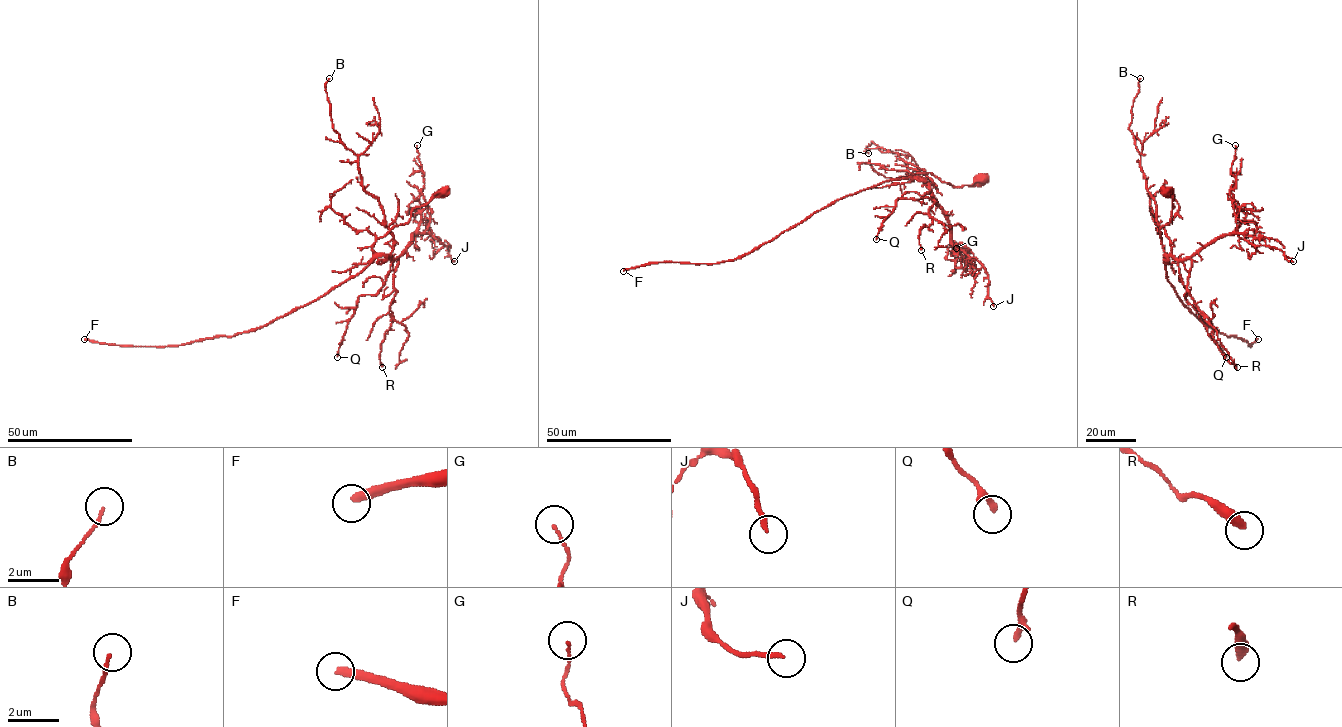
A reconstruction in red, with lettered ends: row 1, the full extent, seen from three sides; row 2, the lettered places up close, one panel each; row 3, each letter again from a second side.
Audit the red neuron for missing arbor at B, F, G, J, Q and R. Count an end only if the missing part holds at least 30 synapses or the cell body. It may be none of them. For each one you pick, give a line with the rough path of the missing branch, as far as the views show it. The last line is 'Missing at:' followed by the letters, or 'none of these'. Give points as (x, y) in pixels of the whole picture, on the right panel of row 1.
F: Course of what is missing: (1258, 339), (1268, 334), (1274, 319), (1270, 307), (1274, 269), (1266, 254), (1265, 228), (1273, 192), (1271, 159)
Missing at: F

